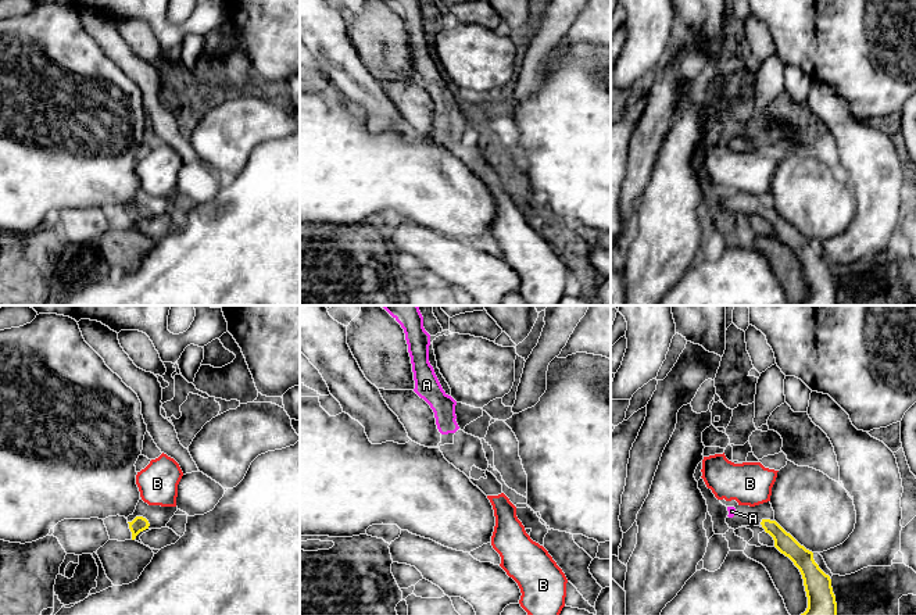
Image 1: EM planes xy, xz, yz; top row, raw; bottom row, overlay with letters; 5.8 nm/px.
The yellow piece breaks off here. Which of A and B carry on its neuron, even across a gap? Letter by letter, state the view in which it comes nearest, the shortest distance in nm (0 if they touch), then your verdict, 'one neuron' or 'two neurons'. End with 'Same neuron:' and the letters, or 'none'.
A: nearest in yz; 160 nm apart; one neuron
B: nearest in xy; 80 nm apart; two neurons
Same neuron: A

